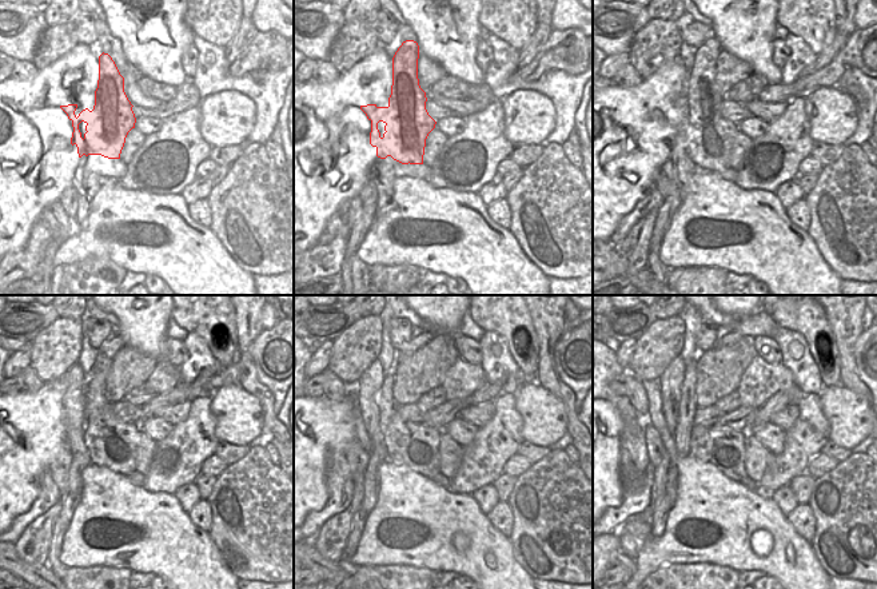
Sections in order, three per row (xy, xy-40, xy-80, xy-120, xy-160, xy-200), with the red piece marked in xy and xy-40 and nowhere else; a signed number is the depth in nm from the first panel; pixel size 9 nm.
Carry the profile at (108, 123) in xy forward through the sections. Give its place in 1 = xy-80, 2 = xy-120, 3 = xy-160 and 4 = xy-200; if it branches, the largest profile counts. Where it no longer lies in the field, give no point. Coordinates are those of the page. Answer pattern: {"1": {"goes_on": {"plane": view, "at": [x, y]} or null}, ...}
{"1": {"goes_on": {"plane": "xy-80", "at": [708, 139]}}, "2": {"goes_on": {"plane": "xy-120", "at": [111, 444]}}, "3": {"goes_on": {"plane": "xy-160", "at": [417, 446]}}, "4": {"goes_on": {"plane": "xy-200", "at": [724, 448]}}}

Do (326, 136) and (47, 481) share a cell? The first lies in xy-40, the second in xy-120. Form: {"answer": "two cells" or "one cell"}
{"answer": "two cells"}

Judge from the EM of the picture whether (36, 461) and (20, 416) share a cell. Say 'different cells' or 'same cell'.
same cell

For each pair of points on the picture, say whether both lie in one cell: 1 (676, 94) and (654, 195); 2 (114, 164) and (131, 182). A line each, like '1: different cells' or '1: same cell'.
1: different cells
2: different cells

